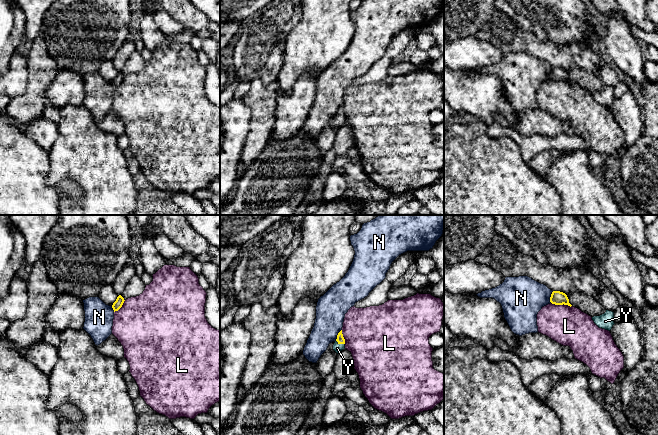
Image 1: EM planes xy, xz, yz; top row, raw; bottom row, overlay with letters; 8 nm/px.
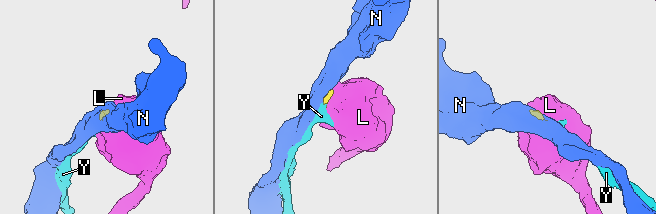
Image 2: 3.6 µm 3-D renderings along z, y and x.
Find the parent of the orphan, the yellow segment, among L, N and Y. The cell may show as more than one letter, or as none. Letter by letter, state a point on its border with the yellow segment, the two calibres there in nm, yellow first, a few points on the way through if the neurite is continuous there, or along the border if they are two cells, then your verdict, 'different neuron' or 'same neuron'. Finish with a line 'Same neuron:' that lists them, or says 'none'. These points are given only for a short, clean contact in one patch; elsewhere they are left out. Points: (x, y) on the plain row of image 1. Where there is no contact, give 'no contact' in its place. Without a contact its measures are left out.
L: contact yz (561, 80); calibres 110 and 320 nm; border yz (551, 78), (571, 82); different neuron
N: contact yz (550, 73); calibres 110 and 340 nm; border yz (553, 67), (550, 78); different neuron
Y: contact xz (340, 119); calibres 70 and 70 nm; way xz (340, 115), (340, 119), (337, 124); same neuron
Same neuron: Y

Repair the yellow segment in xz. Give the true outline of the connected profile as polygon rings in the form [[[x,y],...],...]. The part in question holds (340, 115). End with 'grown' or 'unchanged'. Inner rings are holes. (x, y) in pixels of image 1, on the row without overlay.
[[[342,106],[338,109],[337,115],[333,121],[333,126],[338,130],[345,125],[345,115],[342,110]]] | grown

